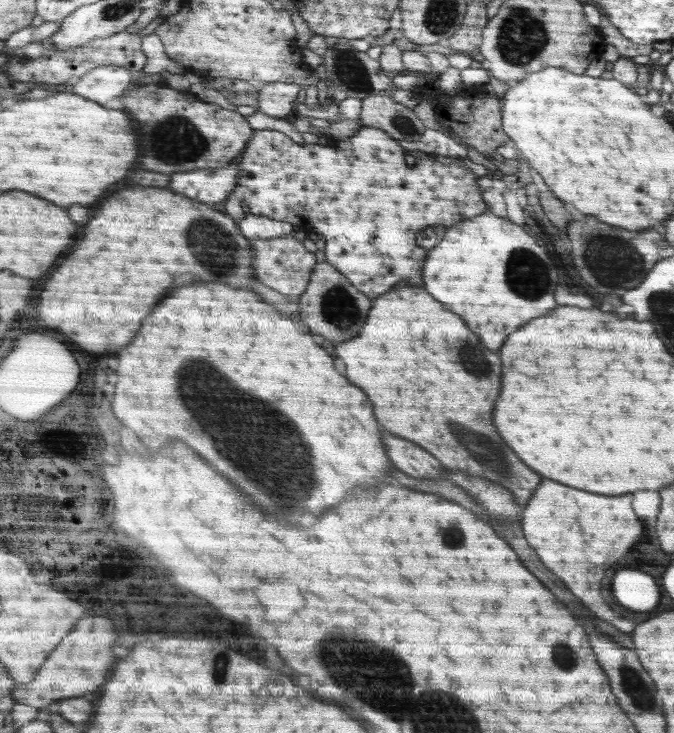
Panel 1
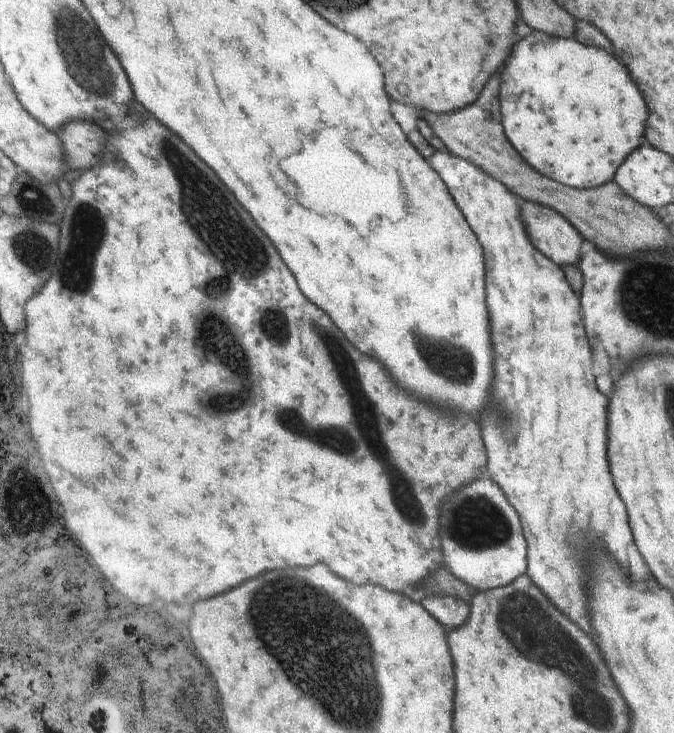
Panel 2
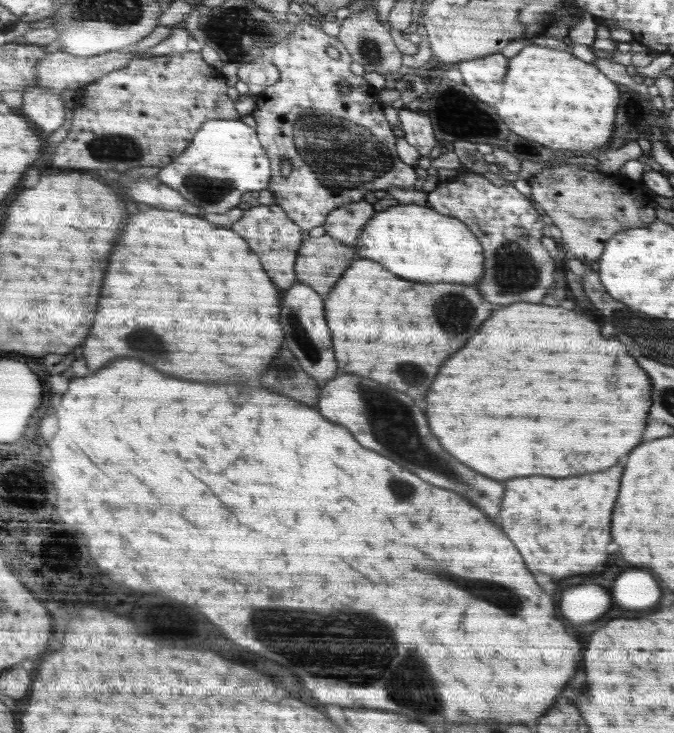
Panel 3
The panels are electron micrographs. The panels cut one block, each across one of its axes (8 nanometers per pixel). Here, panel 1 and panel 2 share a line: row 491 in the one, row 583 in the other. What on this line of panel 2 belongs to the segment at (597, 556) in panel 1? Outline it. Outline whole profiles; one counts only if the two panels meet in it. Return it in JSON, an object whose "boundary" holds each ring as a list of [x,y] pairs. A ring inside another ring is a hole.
{"boundary":[[[435,150],[429,159],[432,168],[448,180],[448,188],[452,188],[452,196],[456,196],[456,206],[480,240],[486,258],[486,302],[490,310],[496,376],[496,400],[492,400],[496,408],[488,412],[488,420],[480,422],[484,444],[488,444],[488,472],[496,476],[496,484],[508,492],[508,500],[512,500],[516,512],[524,516],[522,533],[527,540],[527,575],[536,580],[536,586],[540,584],[584,632],[590,632],[584,598],[584,550],[580,550],[580,544],[586,546],[590,540],[600,542],[612,556],[620,556],[620,564],[626,568],[626,548],[632,542],[632,532],[624,502],[610,476],[608,398],[594,386],[592,350],[582,326],[580,302],[566,282],[564,272],[532,246],[520,216],[517,195],[483,168],[455,154]]]}

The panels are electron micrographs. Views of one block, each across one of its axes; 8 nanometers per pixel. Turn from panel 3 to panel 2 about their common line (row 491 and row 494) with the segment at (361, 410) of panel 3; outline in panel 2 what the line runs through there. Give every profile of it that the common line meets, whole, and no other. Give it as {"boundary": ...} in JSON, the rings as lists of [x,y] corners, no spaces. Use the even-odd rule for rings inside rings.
{"boundary":[[[474,480],[464,488],[458,488],[442,506],[440,506],[440,542],[444,567],[450,570],[464,584],[480,590],[492,590],[512,584],[520,576],[527,574],[527,540],[522,533],[520,518],[516,510],[504,500],[502,490],[492,480]]]}

